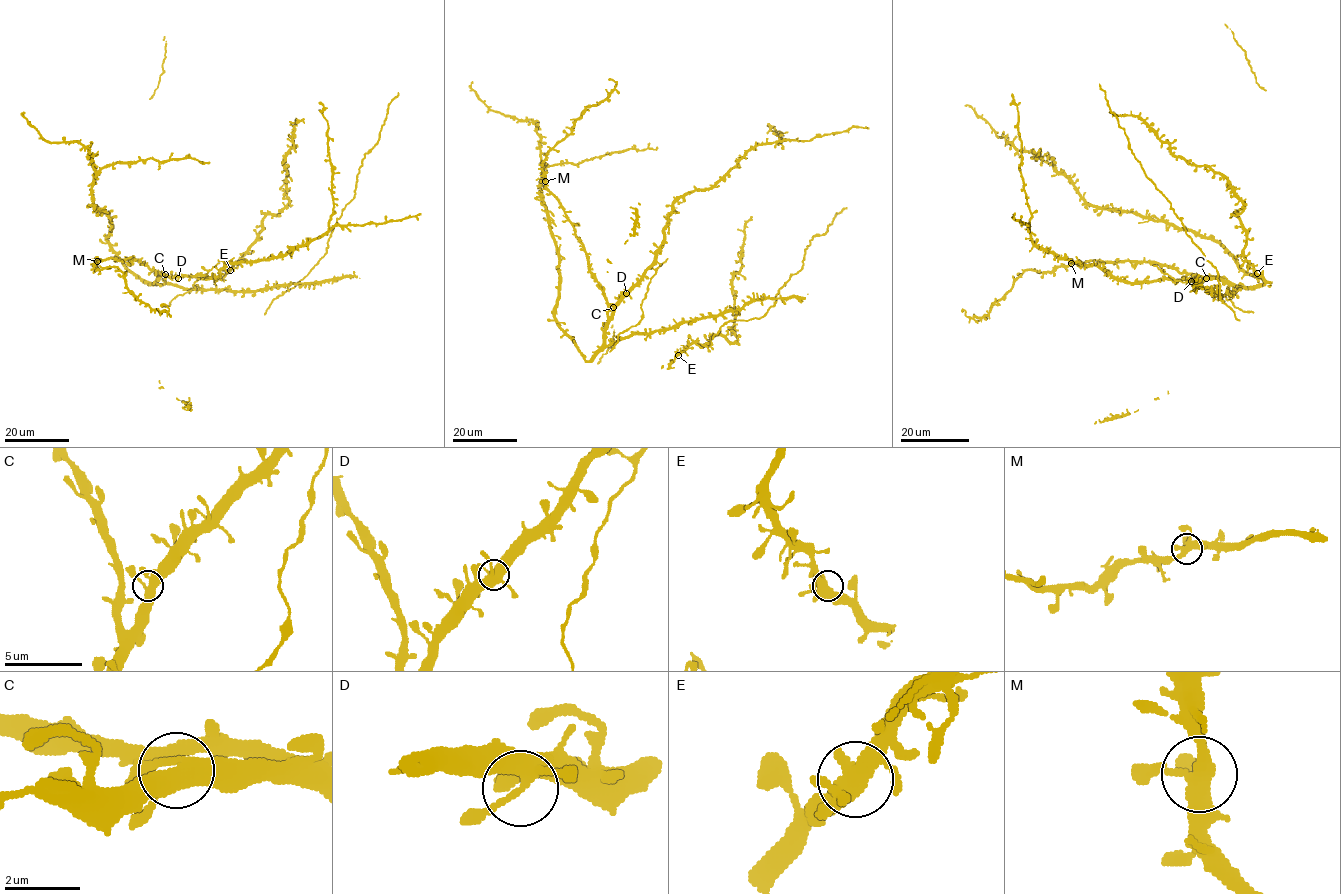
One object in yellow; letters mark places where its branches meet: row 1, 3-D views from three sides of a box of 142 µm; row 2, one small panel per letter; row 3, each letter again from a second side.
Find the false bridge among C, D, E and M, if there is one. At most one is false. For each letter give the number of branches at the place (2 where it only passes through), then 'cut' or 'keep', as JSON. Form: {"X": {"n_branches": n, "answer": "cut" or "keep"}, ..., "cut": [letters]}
{"C": {"n_branches": 4, "answer": "keep"}, "D": {"n_branches": 4, "answer": "keep"}, "E": {"n_branches": 4, "answer": "keep"}, "M": {"n_branches": 4, "answer": "keep"}, "cut": []}

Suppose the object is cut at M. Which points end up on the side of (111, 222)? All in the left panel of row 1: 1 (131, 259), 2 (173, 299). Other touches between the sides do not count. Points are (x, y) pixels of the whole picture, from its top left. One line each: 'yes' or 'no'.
1: yes
2: yes

